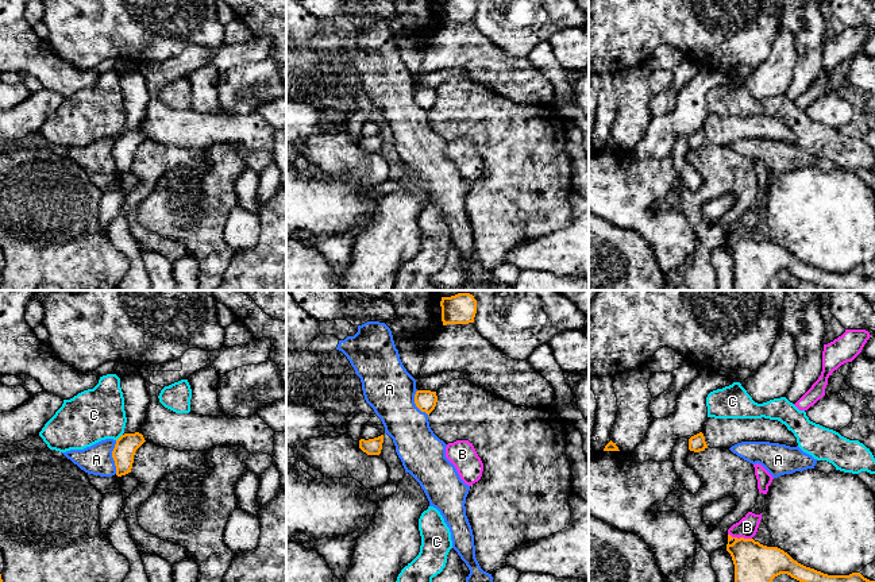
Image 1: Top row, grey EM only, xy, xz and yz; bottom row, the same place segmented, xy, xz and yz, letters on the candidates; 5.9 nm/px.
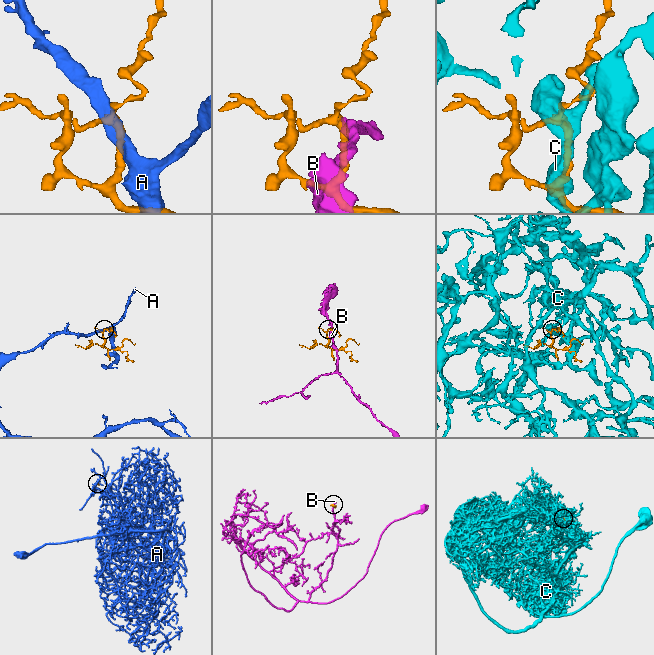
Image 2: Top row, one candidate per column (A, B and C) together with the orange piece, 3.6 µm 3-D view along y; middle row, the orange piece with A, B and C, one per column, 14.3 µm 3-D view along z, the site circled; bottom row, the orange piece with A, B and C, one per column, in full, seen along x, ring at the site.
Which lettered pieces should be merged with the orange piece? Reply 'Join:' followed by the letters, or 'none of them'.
Join: none of them

